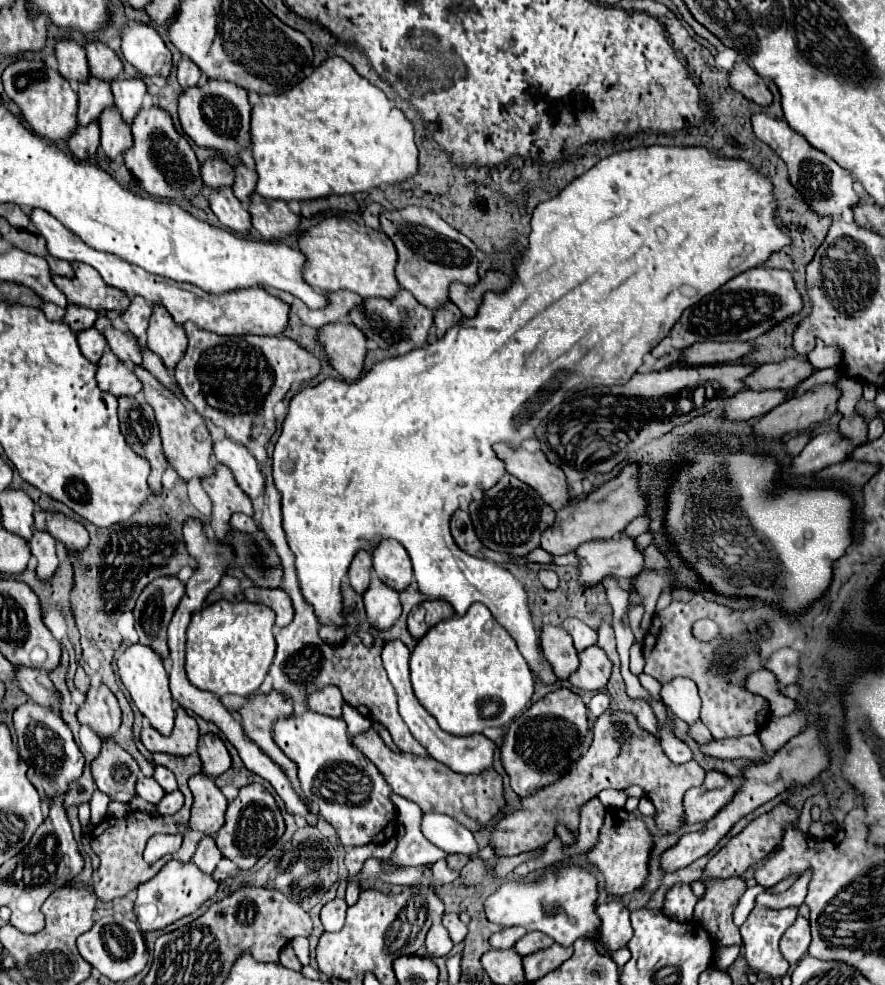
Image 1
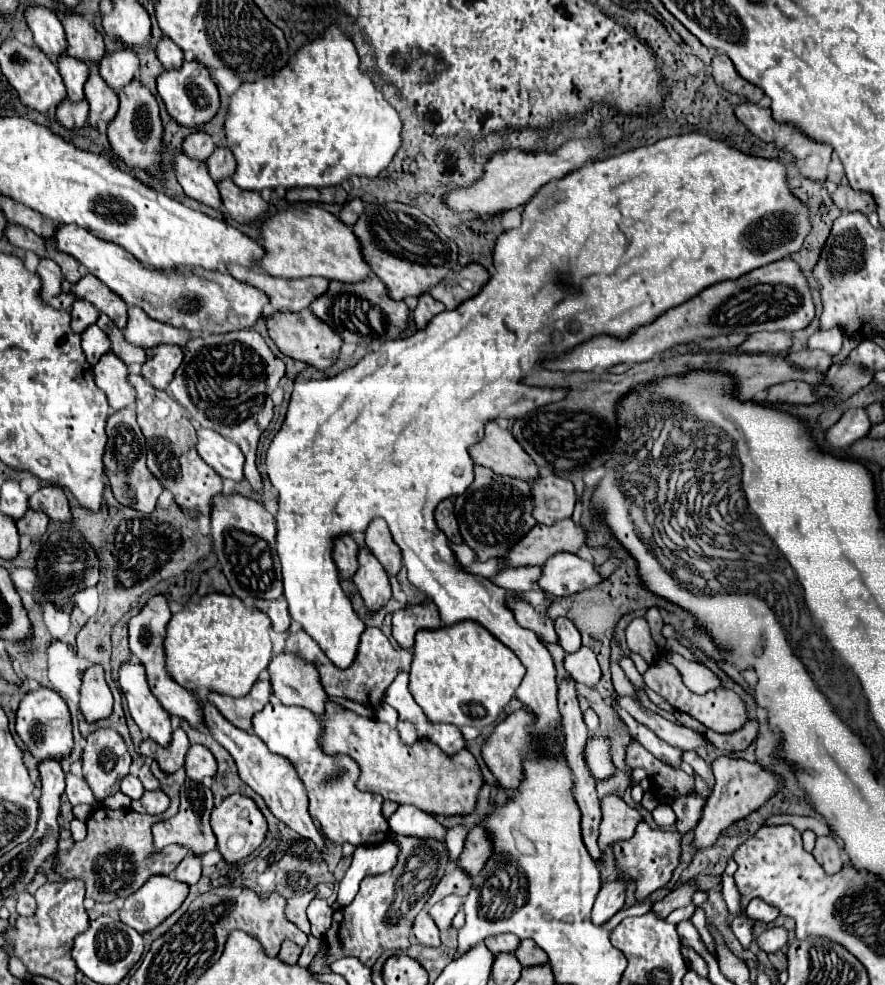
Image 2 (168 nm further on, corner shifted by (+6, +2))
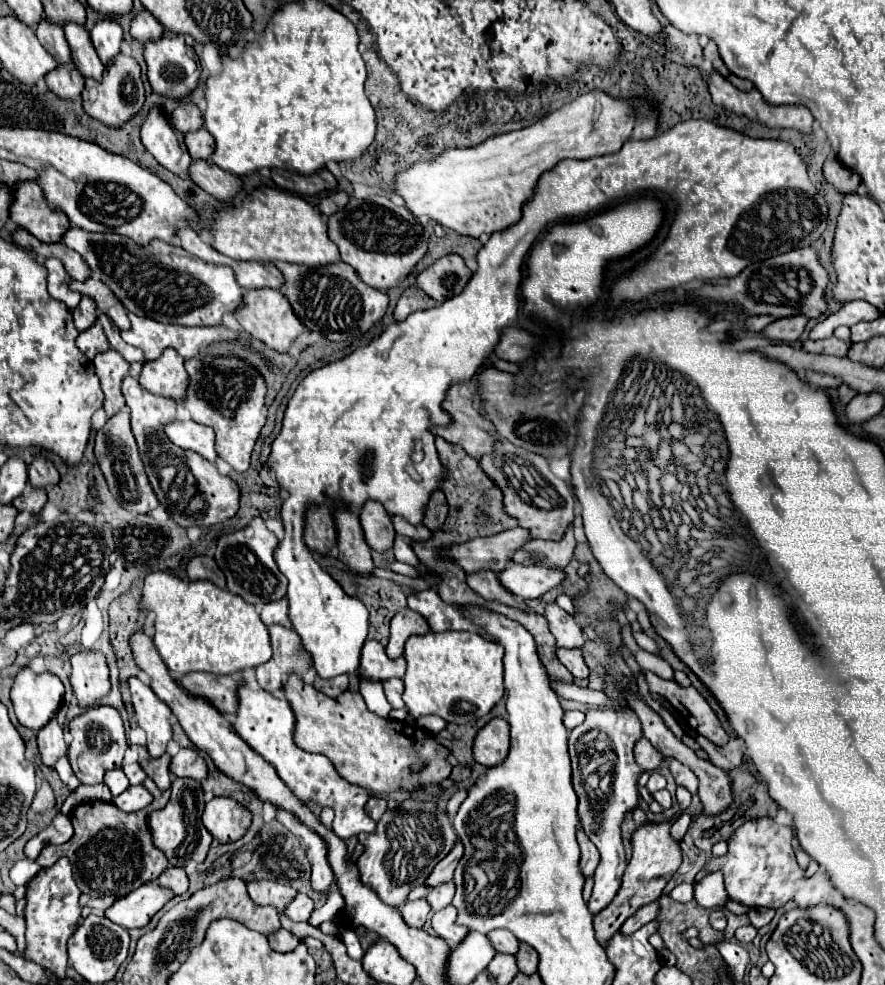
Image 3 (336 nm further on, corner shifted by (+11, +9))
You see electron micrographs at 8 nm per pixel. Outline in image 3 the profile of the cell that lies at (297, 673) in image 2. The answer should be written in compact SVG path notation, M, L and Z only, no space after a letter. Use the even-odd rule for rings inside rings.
M269 625L273 657L257 667L257 681L261 689L279 695L283 683L289 675L299 675L301 679L313 667L311 657L301 647L301 637L293 629L281 625Z

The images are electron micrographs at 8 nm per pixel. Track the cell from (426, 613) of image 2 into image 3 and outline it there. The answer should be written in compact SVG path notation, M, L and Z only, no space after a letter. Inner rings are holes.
M409 607L399 609L395 613L395 617L391 619L391 635L389 635L389 643L387 643L387 655L391 659L401 657L405 651L405 641L417 633L419 635L429 633L427 619L423 619L423 615L419 615L417 611L411 611Z

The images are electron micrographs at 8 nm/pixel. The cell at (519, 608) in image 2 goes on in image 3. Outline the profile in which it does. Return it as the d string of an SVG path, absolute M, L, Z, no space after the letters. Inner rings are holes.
M479 571L479 573L471 573L467 575L467 585L479 593L485 601L497 601L497 603L503 603L503 605L509 605L509 607L515 607L521 611L529 611L527 603L525 601L517 601L515 595L511 595L499 581L499 575L495 571Z

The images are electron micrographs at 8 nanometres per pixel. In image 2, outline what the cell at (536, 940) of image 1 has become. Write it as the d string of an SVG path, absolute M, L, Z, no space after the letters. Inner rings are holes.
M522 940L518 950L514 952L516 958L520 960L522 966L530 968L530 966L542 966L542 964L548 964L548 956L542 948L536 946L534 940Z

